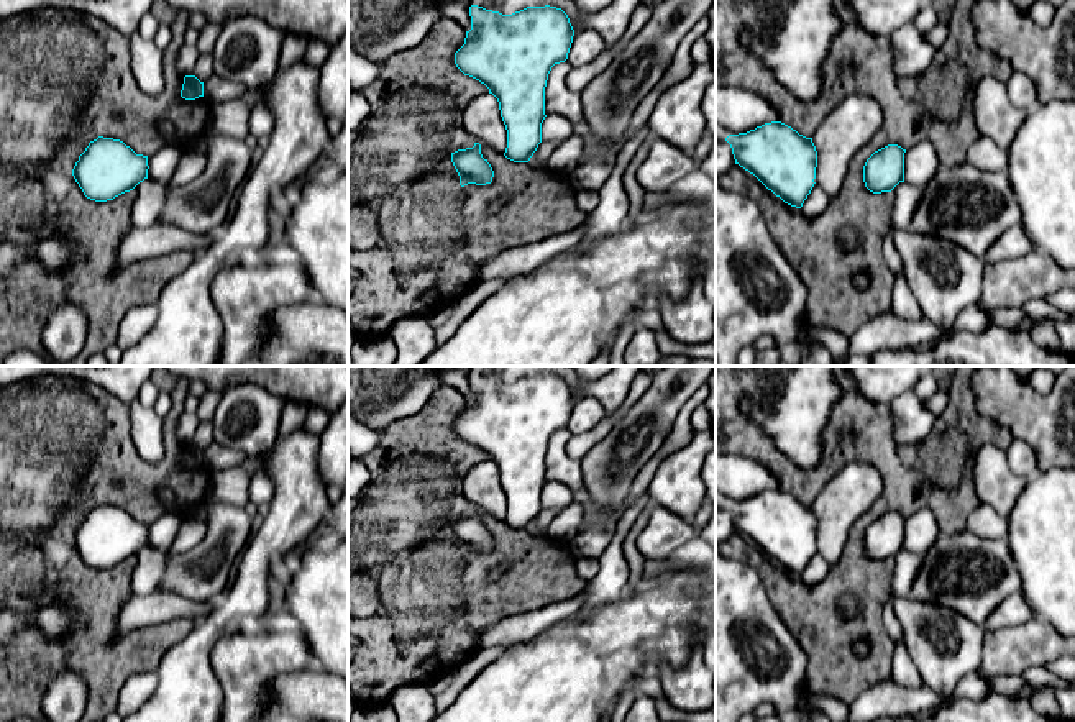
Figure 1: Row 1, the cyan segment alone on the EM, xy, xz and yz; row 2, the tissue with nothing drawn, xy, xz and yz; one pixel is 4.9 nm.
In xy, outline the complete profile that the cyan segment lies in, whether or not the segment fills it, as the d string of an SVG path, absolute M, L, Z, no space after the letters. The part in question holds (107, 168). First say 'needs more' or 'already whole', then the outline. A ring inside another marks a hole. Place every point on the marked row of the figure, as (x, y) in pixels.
already whole | M98 136L90 141L85 151L79 156L72 176L87 199L107 202L133 190L140 182L148 179L148 169L148 156L136 154L120 139Z

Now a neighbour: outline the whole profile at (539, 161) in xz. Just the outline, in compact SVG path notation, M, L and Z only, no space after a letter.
M542 139L542 143L538 144L537 151L533 153L533 156L530 158L528 164L537 169L537 171L542 171L542 169L547 169L547 164L548 164L548 158L550 154L553 153L553 149L556 148L558 144L553 143L553 141L545 141Z

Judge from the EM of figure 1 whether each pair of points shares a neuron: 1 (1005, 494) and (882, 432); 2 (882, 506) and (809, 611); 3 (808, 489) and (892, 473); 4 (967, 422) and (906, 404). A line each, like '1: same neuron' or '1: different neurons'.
1: different neurons
2: same neuron
3: same neuron
4: different neurons

